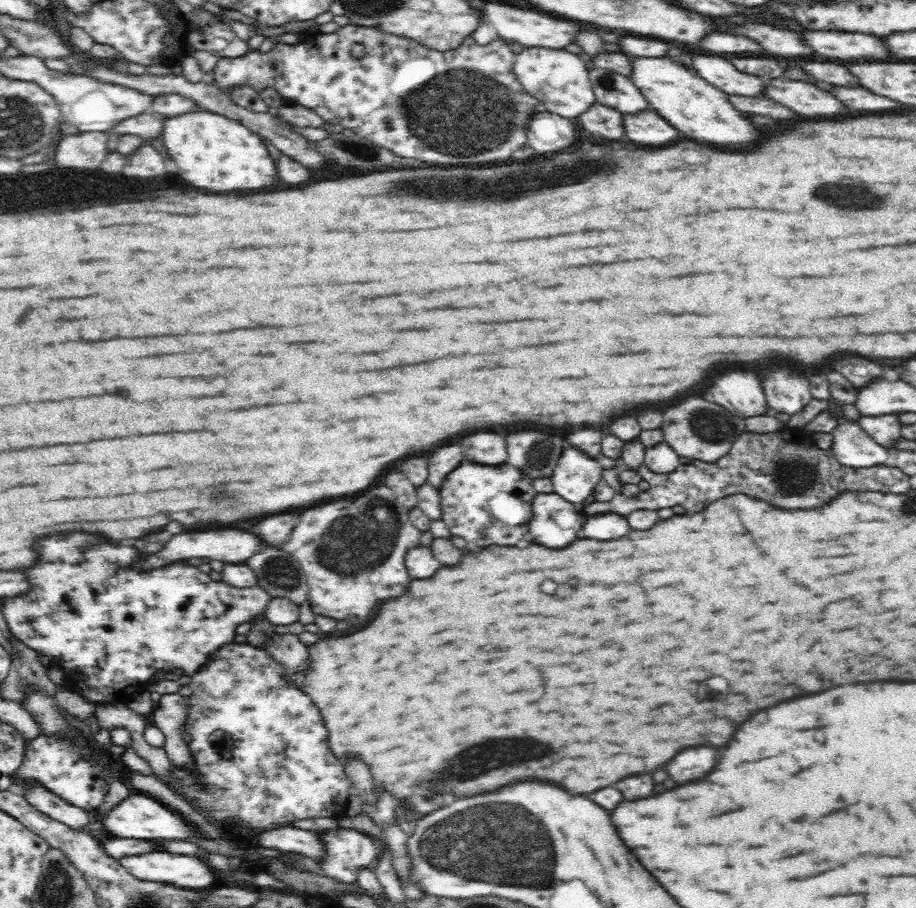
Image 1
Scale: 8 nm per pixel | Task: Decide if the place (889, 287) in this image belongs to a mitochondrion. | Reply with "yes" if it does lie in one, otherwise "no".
no

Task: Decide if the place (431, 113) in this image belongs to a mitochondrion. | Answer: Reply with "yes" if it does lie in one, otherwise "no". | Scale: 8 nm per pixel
yes

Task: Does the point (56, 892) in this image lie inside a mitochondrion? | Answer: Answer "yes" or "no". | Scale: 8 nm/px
yes

